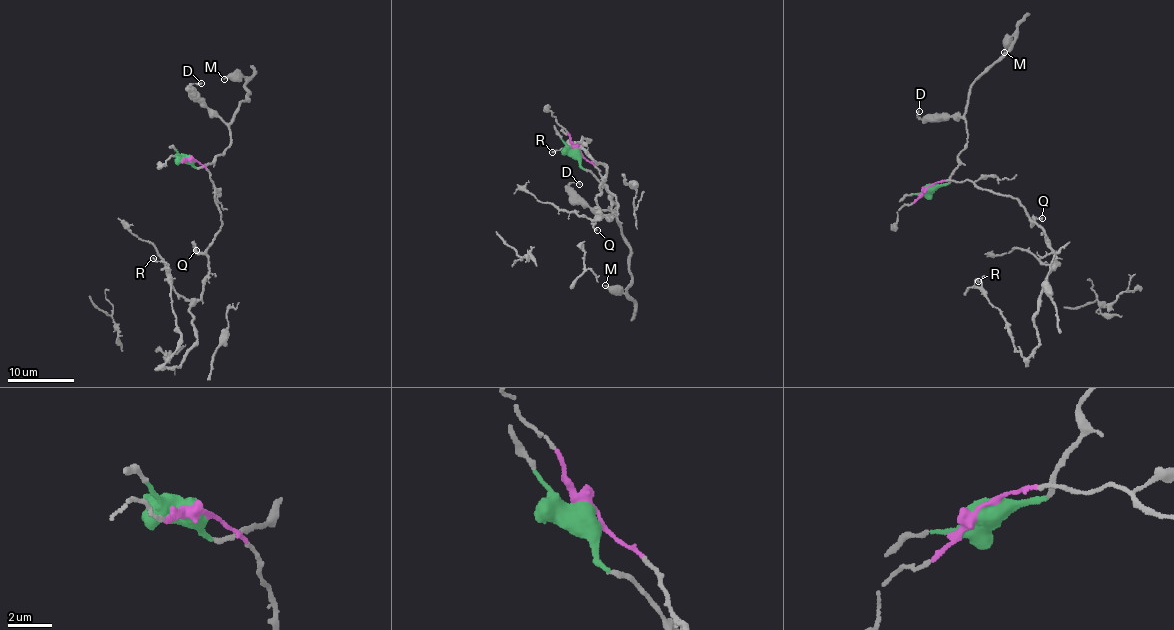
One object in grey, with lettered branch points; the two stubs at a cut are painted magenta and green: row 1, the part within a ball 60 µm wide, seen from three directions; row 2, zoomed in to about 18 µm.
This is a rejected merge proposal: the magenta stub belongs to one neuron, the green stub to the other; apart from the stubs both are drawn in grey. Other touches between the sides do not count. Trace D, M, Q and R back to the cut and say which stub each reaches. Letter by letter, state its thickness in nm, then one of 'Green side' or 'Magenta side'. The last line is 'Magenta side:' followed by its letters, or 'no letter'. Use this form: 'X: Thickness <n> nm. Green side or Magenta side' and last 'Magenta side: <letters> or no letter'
D: Thickness 150 nm. Green side
M: Thickness 260 nm. Green side
Q: Thickness 110 nm. Magenta side
R: Thickness 120 nm. Magenta side
Magenta side: Q, R

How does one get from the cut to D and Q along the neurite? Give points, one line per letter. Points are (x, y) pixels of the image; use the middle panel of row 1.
D: (577, 151), (577, 160), (592, 171), (615, 202), (615, 211), (589, 206), (568, 185), (573, 182), (580, 185)
Q: (579, 151), (599, 170), (602, 183), (618, 203), (618, 211), (598, 216), (594, 227), (597, 230)

